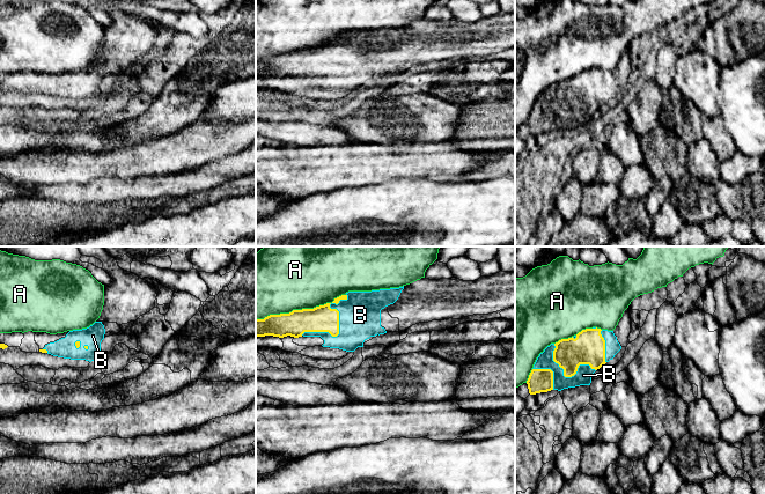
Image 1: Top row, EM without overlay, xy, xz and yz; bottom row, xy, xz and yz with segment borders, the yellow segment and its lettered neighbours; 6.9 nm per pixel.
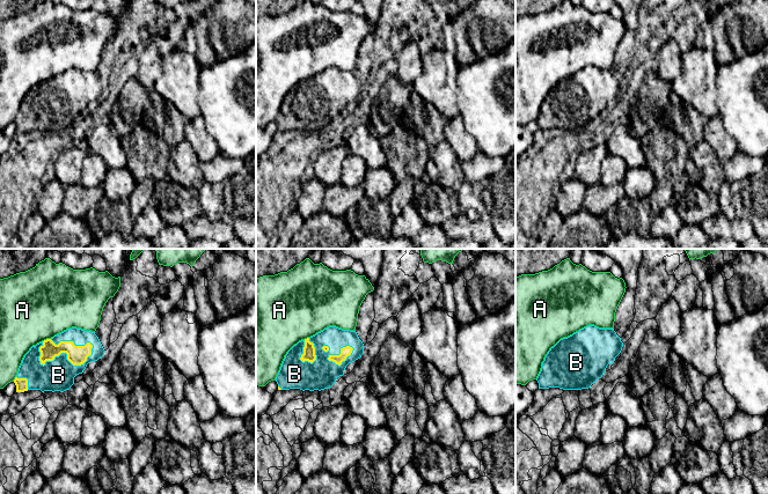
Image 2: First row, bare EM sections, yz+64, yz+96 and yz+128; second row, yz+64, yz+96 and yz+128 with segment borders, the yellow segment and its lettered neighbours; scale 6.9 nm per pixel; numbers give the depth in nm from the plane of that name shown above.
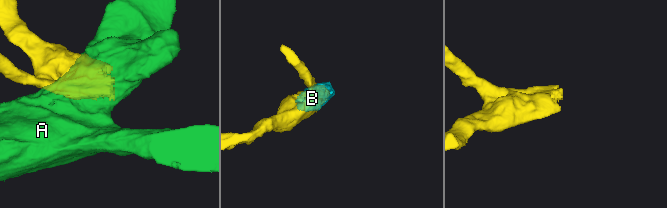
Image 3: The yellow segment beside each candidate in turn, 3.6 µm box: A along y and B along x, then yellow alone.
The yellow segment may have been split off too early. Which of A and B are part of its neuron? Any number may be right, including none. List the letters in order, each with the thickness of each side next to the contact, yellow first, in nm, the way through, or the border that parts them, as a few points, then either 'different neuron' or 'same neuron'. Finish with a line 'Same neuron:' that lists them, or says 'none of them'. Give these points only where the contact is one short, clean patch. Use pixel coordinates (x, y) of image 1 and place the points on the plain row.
A: calibres 180 and 380 nm; different neuron
B: calibres 180 and 280 nm; same neuron
Same neuron: B

